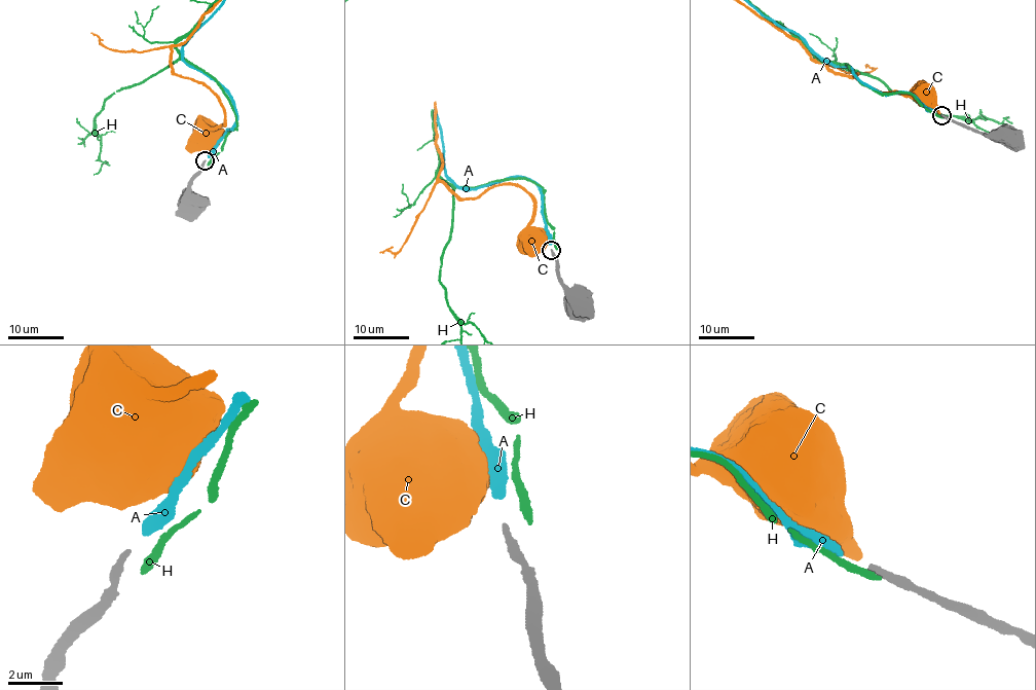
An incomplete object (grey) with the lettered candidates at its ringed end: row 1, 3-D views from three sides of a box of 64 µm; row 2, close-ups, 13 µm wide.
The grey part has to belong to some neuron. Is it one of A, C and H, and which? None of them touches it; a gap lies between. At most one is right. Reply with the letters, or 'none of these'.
A

